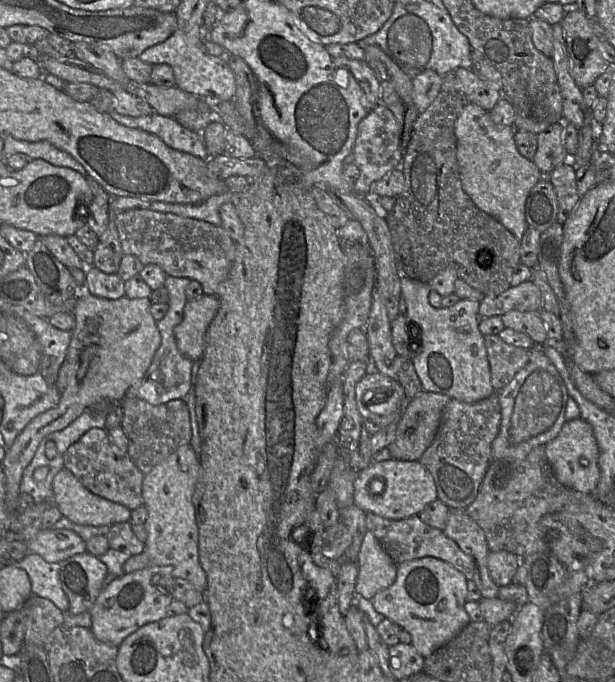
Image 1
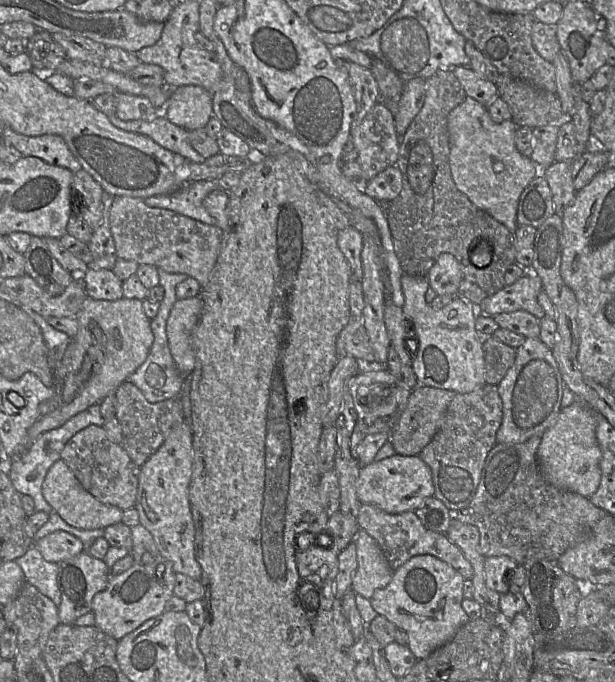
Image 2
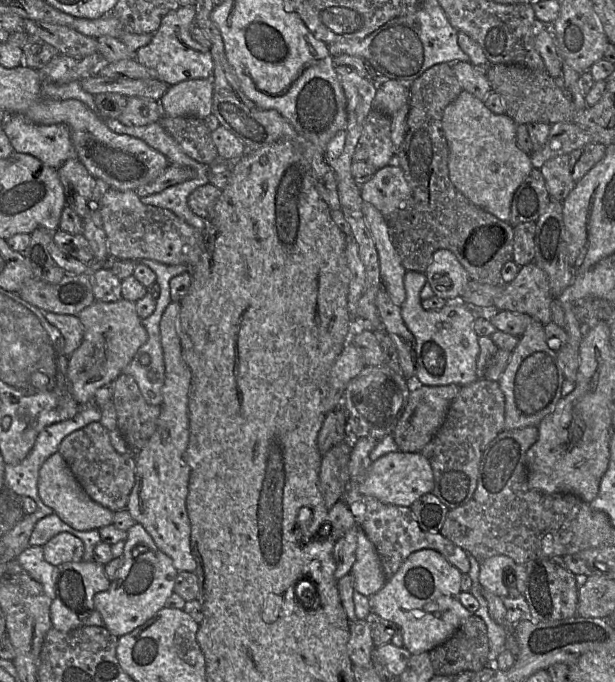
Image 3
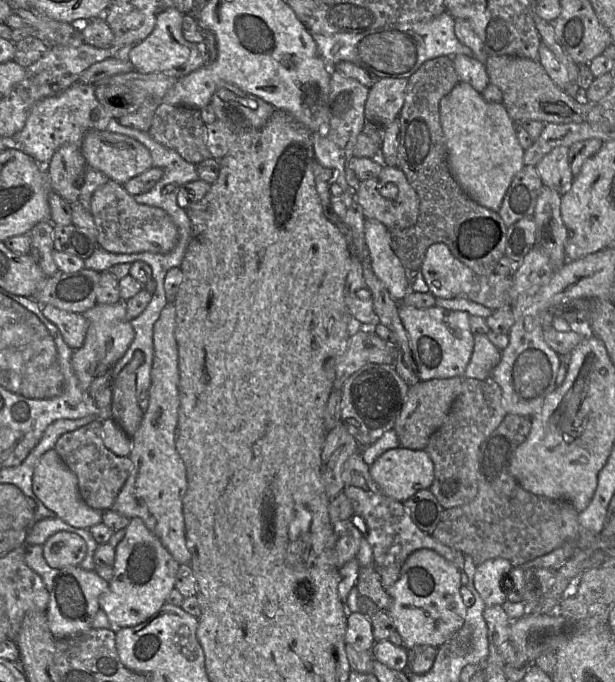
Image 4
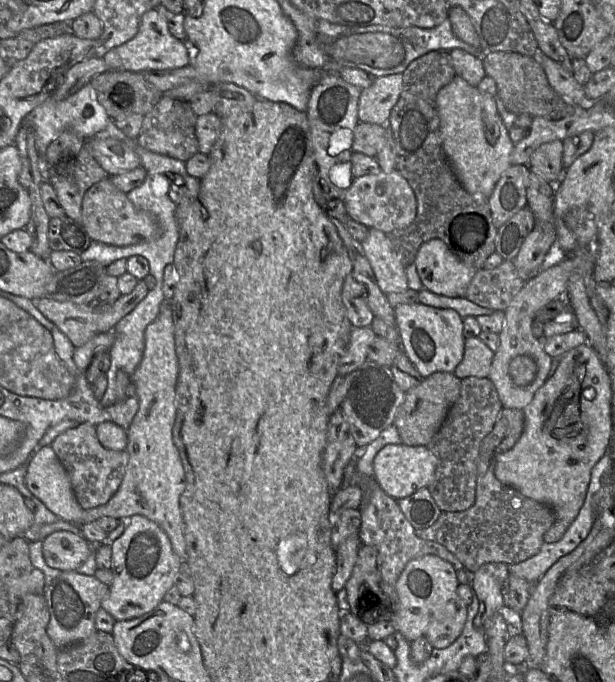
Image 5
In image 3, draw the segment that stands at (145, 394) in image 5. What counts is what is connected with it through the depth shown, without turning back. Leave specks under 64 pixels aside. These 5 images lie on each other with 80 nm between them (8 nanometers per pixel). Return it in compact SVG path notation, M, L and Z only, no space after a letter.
M171 302L160 320L160 339L165 365L165 380L157 428L147 444L135 454L135 485L126 510L143 525L157 547L168 555L178 571L195 572L196 560L191 549L191 525L187 511L190 467L186 461L189 442L188 398L191 371L182 356L178 336L180 303Z

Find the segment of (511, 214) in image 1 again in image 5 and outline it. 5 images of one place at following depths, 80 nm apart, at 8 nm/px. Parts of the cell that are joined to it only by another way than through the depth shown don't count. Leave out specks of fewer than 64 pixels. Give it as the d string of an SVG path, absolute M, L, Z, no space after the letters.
M456 75L438 92L436 105L443 149L456 178L467 192L487 200L503 172L512 165L510 156L515 145L497 110L495 98L481 93L477 87L471 86L466 80Z

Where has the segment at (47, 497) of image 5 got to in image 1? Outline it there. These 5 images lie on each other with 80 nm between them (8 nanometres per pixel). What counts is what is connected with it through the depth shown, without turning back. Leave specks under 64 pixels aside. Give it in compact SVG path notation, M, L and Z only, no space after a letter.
M66 467L54 476L53 505L79 525L112 526L131 517L129 508L93 494Z

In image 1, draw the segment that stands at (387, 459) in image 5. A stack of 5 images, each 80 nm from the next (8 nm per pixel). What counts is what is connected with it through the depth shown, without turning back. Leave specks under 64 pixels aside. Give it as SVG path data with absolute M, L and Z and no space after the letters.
M389 459L373 462L360 471L354 481L354 503L365 513L401 520L420 512L437 499L436 486L430 472L420 461Z

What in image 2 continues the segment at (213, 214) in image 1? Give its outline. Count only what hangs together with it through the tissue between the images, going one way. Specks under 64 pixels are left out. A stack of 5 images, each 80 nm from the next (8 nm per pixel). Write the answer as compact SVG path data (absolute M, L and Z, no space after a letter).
M201 180L184 185L171 194L148 197L143 201L149 207L171 210L204 224L215 225L216 220L203 206L204 198L215 189L221 189L217 181Z

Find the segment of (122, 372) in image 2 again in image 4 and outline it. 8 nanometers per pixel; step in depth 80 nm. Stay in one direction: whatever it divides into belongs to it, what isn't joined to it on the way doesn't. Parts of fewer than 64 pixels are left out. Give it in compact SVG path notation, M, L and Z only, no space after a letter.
M120 301L115 304L96 303L92 308L84 312L83 315L88 321L88 330L82 347L73 351L71 364L78 378L80 387L83 391L88 391L92 381L96 377L104 374L106 371L113 371L116 362L126 353L132 343L135 332L131 322L126 319L125 301Z

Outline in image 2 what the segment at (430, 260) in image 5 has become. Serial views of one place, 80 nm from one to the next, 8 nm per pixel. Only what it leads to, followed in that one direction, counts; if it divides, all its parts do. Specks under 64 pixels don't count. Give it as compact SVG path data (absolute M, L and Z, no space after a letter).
M442 253L429 270L430 287L437 295L454 297L457 294L464 275L456 258L449 253Z

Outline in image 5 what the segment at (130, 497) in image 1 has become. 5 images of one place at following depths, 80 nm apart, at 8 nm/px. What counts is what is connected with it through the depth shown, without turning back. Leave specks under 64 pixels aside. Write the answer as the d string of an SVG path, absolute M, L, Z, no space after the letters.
M81 423L75 428L68 429L59 434L50 445L59 461L67 471L74 495L79 505L84 510L89 510L106 504L117 492L124 479L129 455L126 450L116 451L103 447L96 435L96 426L89 423Z

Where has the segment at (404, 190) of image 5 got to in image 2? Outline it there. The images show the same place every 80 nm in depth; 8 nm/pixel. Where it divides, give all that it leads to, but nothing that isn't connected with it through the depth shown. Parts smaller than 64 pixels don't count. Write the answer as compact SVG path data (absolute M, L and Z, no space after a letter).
M393 165L365 181L363 191L378 202L390 202L398 197L402 187L402 173L397 165Z

